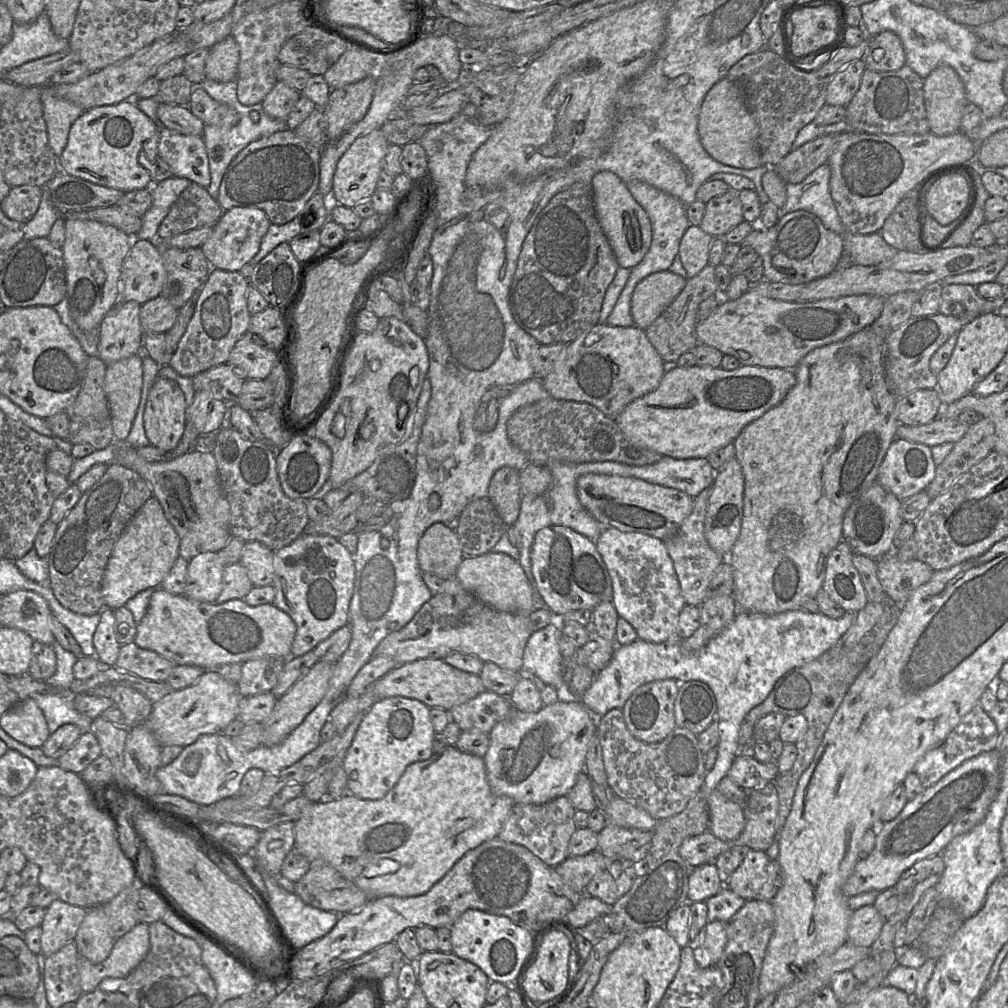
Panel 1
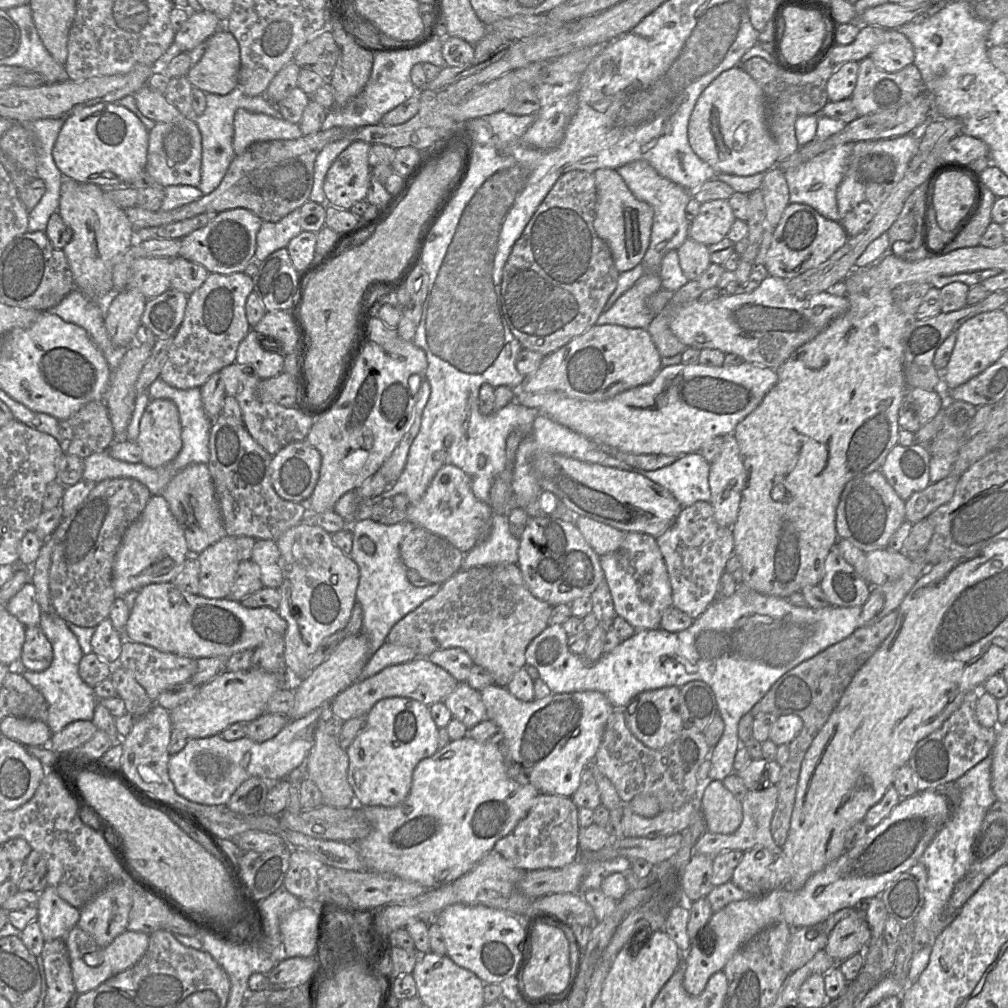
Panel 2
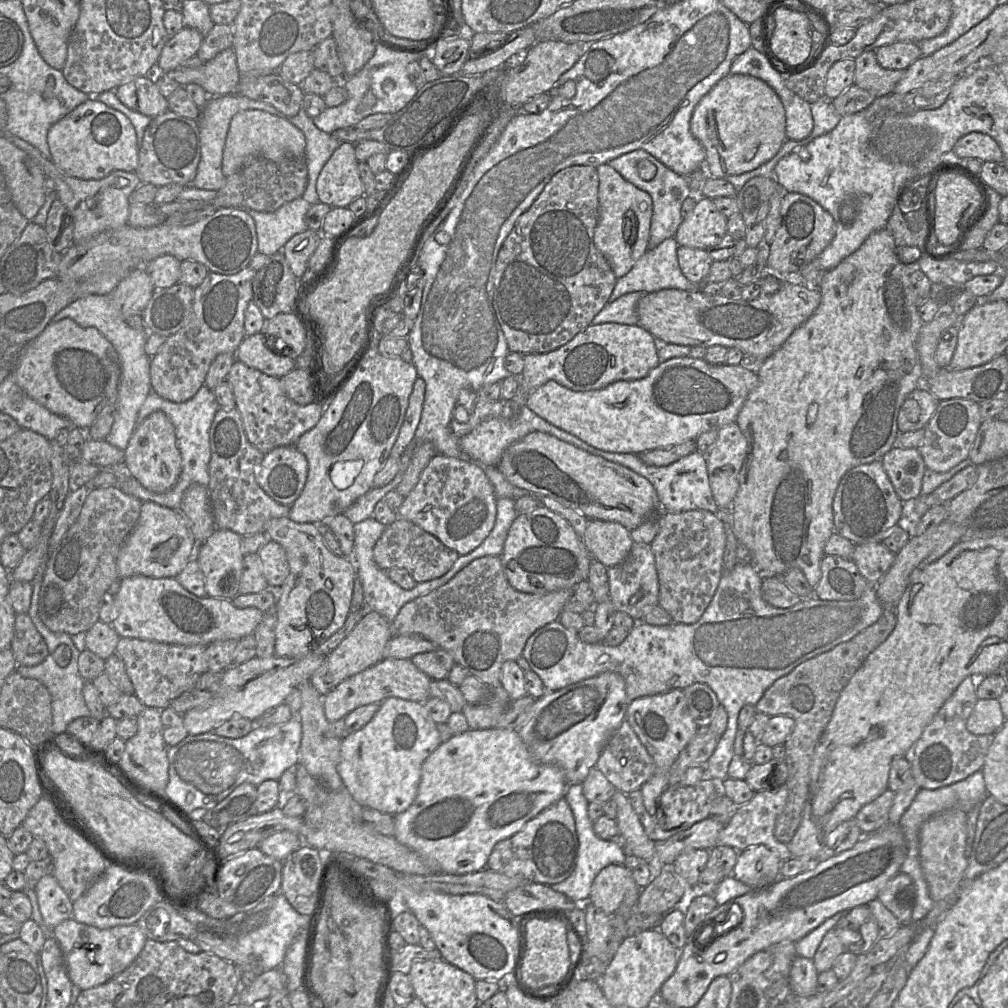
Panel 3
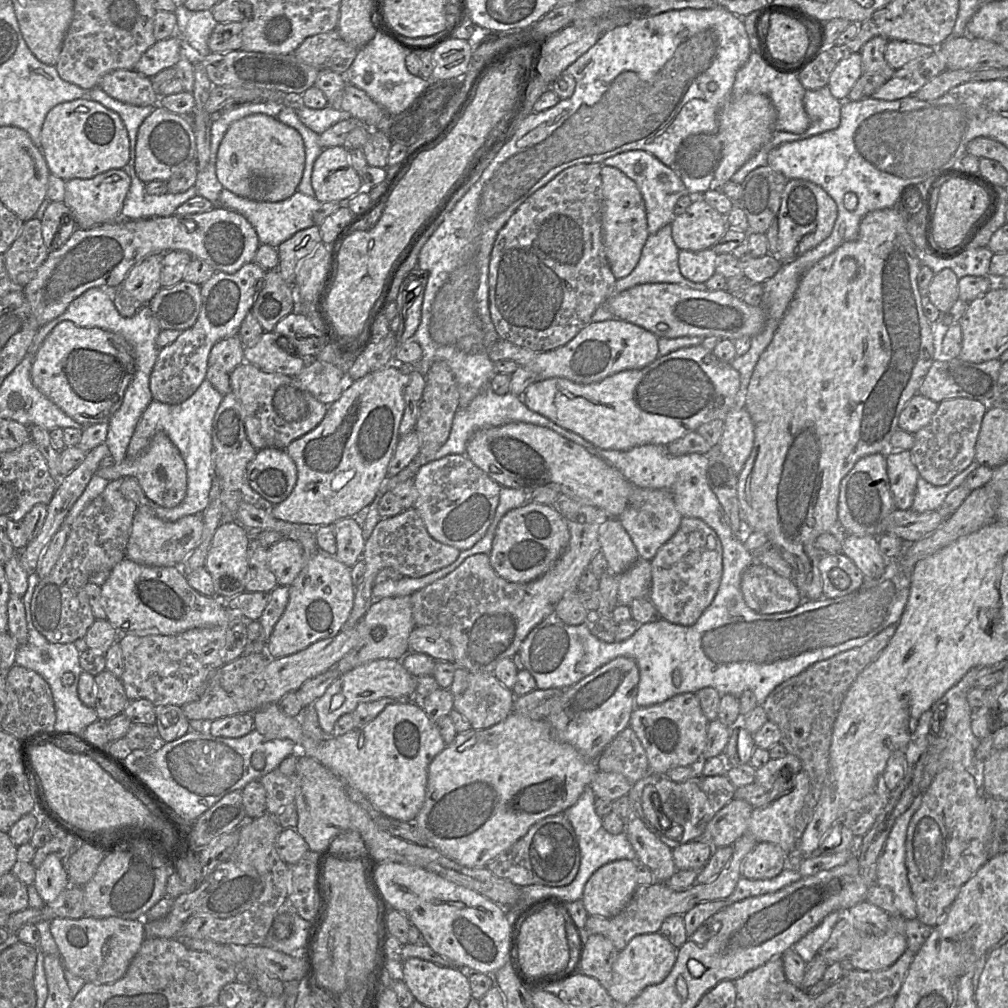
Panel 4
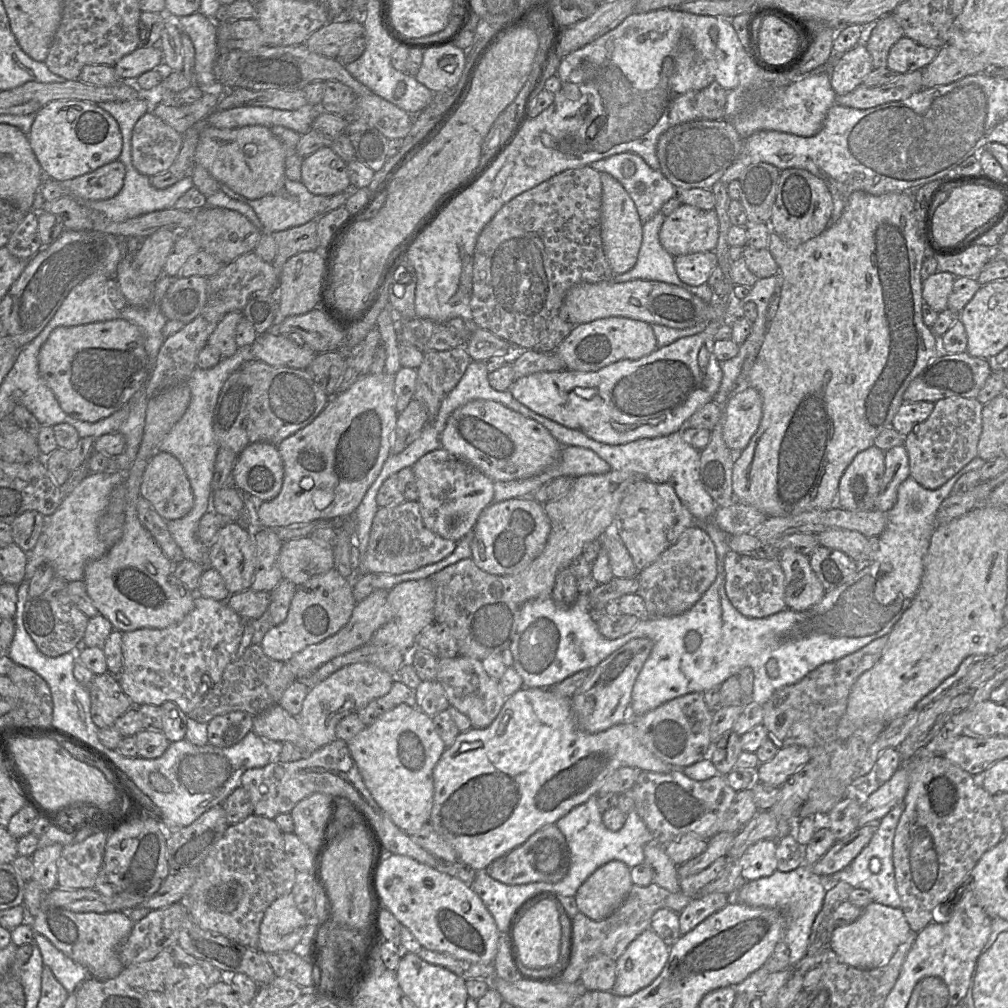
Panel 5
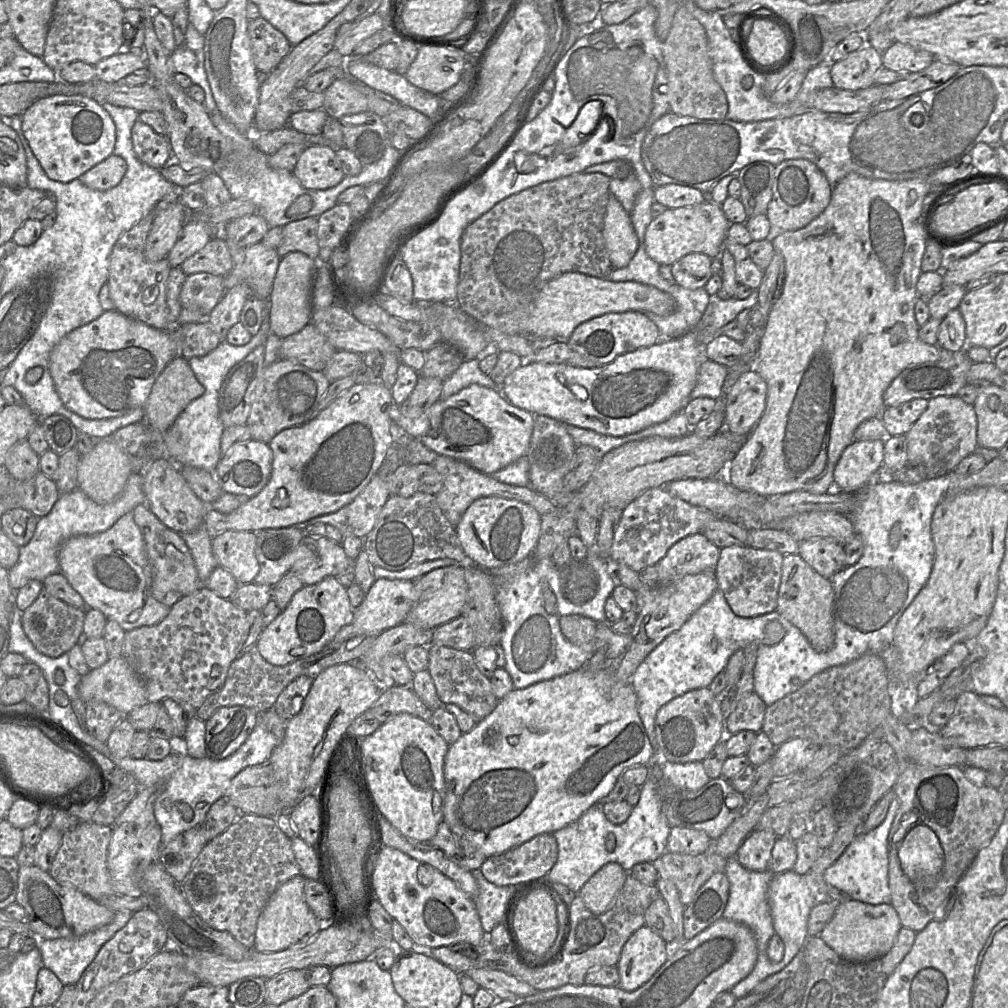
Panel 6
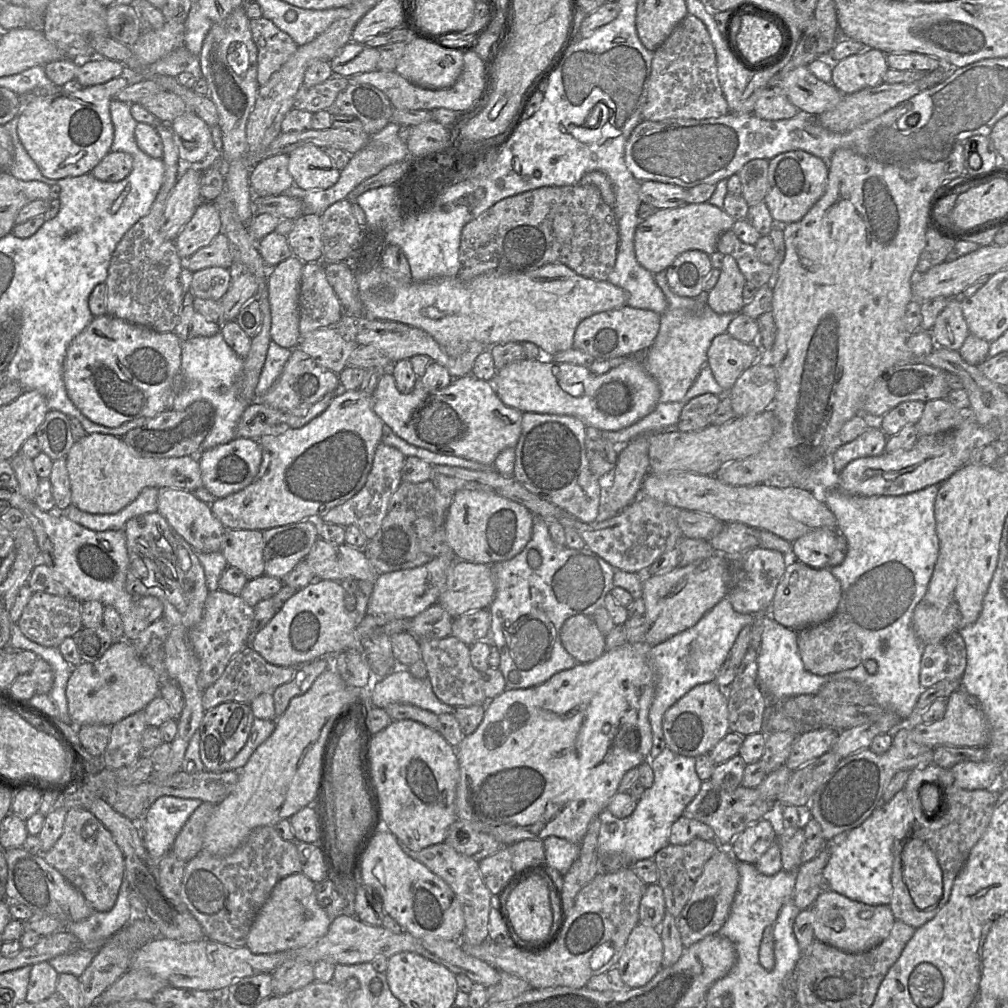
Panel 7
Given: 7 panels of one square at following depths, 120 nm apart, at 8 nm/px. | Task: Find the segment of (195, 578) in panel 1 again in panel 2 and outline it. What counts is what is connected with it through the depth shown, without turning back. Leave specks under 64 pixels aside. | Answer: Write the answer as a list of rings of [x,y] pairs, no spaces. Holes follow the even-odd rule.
[[[225,536],[216,543],[210,545],[199,555],[190,555],[196,557],[199,566],[199,593],[198,595],[210,598],[227,598],[234,583],[235,573],[240,560],[238,559],[236,537]]]

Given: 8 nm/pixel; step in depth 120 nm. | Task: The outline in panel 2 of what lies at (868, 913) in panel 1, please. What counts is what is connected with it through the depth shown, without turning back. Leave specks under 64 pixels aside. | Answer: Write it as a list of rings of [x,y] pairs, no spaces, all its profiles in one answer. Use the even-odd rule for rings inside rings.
[[[853,909],[829,932],[824,951],[836,963],[841,963],[856,953],[864,952],[870,941],[871,931],[866,919]]]

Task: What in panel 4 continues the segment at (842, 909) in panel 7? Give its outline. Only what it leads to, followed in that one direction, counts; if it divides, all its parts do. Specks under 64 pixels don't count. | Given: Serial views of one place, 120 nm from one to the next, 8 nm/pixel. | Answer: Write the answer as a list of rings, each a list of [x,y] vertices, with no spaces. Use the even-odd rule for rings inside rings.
[[[891,915],[889,928],[882,936],[867,935],[860,949],[846,965],[862,971],[879,971],[893,965],[907,950],[906,919]]]

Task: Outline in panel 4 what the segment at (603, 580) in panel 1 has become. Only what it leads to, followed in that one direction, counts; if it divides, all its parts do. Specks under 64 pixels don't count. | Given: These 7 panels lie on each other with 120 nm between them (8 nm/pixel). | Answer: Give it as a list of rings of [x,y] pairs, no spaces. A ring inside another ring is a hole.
[[[527,500],[520,507],[509,510],[500,520],[492,542],[489,555],[490,563],[496,573],[510,582],[525,583],[532,581],[548,571],[567,547],[570,533],[566,519],[550,504]]]

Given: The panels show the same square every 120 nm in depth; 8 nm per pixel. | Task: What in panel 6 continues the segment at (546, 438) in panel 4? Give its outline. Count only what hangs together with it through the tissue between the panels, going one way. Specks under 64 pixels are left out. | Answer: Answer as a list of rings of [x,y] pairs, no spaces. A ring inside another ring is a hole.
[[[471,384],[460,390],[458,393],[448,397],[447,399],[438,400],[435,404],[429,407],[418,417],[409,417],[405,415],[405,409],[406,409],[406,402],[404,402],[401,405],[398,405],[394,402],[393,405],[391,406],[390,417],[398,430],[403,430],[409,436],[419,440],[424,446],[426,446],[430,450],[433,450],[438,455],[445,455],[463,461],[469,464],[474,469],[487,475],[493,475],[498,470],[501,470],[506,466],[510,465],[511,463],[515,462],[519,458],[526,456],[534,427],[533,416],[530,412],[513,406],[503,395],[498,393],[496,389],[487,388],[478,384]]]

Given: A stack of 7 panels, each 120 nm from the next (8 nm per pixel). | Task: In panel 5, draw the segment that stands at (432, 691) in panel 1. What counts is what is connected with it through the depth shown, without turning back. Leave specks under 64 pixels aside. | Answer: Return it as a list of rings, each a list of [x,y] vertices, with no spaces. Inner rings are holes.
[[[372,664],[347,665],[334,672],[323,681],[312,684],[303,701],[300,713],[294,717],[297,717],[304,737],[308,741],[312,742],[316,746],[317,750],[336,739],[336,726],[342,718],[351,713],[357,713],[369,702],[386,695],[390,691],[393,682],[393,677],[389,673]]]

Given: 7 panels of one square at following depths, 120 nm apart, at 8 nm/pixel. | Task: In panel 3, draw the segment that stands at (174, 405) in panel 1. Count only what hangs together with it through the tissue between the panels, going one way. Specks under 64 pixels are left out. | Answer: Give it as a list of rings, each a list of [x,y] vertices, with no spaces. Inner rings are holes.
[[[162,411],[147,416],[134,430],[123,459],[131,475],[153,493],[169,491],[182,470],[182,457],[177,447],[174,426]]]

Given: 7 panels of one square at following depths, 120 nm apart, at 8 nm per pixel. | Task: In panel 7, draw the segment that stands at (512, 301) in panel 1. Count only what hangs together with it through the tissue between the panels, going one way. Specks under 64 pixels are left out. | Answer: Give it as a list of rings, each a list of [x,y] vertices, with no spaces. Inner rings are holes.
[[[579,183],[575,185],[567,185],[567,186],[544,186],[544,187],[540,187],[537,189],[533,189],[530,191],[526,191],[505,198],[497,202],[492,207],[484,211],[475,219],[468,222],[463,227],[461,232],[460,249],[459,249],[460,269],[458,271],[457,277],[461,281],[467,282],[488,272],[525,272],[525,271],[542,267],[549,263],[558,262],[568,266],[570,269],[572,269],[573,271],[575,271],[577,274],[581,276],[593,280],[605,281],[607,280],[609,274],[611,273],[611,271],[615,266],[617,251],[618,251],[618,226],[617,226],[616,217],[612,208],[603,200],[601,193],[596,186],[581,185]],[[559,213],[568,215],[574,224],[574,235],[570,243],[567,244],[560,243],[553,234],[553,228],[552,228],[553,218],[556,214]]]

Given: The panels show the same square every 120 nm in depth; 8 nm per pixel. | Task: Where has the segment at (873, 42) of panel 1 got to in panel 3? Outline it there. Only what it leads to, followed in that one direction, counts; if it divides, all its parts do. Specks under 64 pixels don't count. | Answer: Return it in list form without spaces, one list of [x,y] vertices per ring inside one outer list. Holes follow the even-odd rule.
[[[894,42],[875,50],[878,63],[885,69],[906,70],[922,54],[918,43]]]

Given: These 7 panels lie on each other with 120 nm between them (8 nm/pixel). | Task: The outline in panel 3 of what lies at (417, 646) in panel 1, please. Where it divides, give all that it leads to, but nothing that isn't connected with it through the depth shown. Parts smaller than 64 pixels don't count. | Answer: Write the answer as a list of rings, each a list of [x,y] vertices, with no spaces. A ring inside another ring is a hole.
[[[500,556],[476,558],[457,572],[446,584],[427,595],[406,603],[392,623],[394,636],[419,635],[447,651],[455,663],[465,667],[488,687],[501,684],[501,667],[508,660],[522,655],[529,637],[539,628],[559,619],[565,603],[573,596],[573,589],[561,589],[545,594],[532,594],[515,589],[508,581]]]

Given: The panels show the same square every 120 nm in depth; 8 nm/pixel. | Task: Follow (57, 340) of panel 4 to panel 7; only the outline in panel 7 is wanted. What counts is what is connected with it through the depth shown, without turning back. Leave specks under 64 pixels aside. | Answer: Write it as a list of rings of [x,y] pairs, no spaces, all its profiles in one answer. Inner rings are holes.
[[[108,314],[94,317],[69,344],[63,380],[75,407],[93,423],[116,428],[170,409],[170,389],[181,368],[181,341],[174,332],[156,332]]]

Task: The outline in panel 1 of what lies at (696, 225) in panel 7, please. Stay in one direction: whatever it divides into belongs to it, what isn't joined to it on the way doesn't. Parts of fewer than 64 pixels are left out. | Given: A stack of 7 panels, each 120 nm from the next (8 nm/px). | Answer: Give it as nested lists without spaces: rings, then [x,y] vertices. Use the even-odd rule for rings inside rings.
[[[729,190],[705,203],[705,213],[699,227],[714,238],[723,237],[744,221],[738,193]]]

